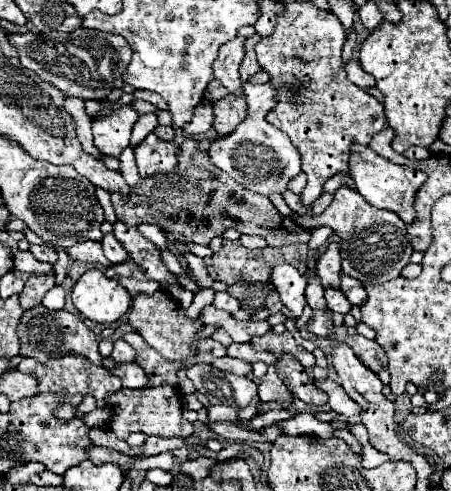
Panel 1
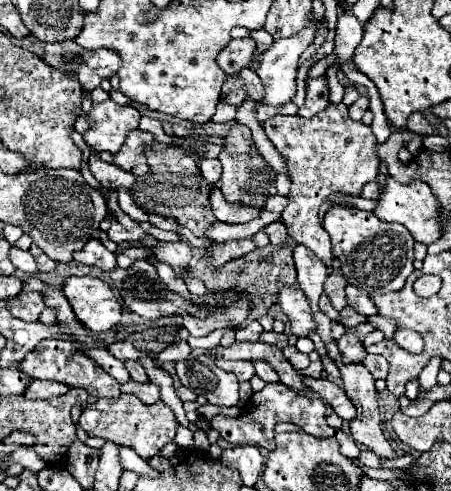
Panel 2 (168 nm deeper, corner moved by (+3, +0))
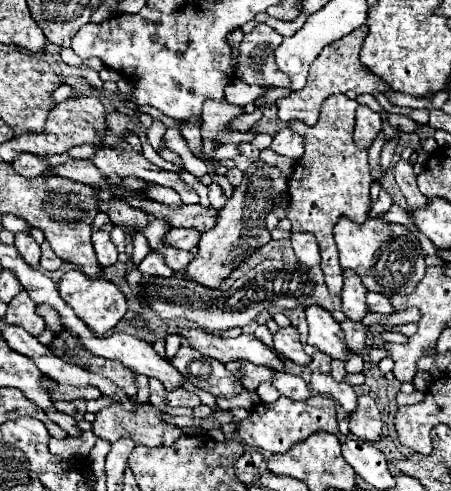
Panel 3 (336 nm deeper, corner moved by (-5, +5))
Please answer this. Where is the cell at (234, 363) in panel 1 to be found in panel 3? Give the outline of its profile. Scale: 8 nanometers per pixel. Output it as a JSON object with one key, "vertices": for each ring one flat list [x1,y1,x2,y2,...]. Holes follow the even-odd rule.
{"vertices":[[248,360,228,362,226,366,236,374,236,378,244,384,246,390,256,390,260,382,266,382,266,380,272,378,272,370,270,368,260,366,260,364,252,364]]}

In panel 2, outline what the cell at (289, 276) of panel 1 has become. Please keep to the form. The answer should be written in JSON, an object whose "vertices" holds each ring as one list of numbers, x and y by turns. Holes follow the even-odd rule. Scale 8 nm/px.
{"vertices":[[282,287,280,291,280,307,288,315,292,323,292,333,300,337,310,337,316,331,316,321,312,317,312,309,304,293,296,287]]}

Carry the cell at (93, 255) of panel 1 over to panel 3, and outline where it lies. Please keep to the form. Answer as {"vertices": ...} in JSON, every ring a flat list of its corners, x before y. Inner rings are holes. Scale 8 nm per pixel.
{"vertices":[[96,230,92,234,92,244,94,244,94,250,96,250,96,256,98,256,98,264,104,268,104,266,110,266,118,260,118,250,116,246,112,244,110,240,110,234,104,232,104,230]]}

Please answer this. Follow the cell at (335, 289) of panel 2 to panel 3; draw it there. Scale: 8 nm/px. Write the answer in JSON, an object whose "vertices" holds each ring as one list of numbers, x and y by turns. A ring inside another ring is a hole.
{"vertices":[[344,270,344,288,342,288,342,312,348,316,352,322,360,322,364,314,368,312,366,308,366,288,360,282,360,276,354,272]]}

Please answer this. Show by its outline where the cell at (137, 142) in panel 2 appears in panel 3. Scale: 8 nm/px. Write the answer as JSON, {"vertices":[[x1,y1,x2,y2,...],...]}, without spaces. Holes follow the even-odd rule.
{"vertices":[[128,142,118,144,116,148,98,148,92,158,92,164,100,168,104,176,110,174,118,174,124,178,134,176,134,178,142,178,178,190,184,204,196,204,200,200,195,190,182,182,180,176,176,176,176,172,168,172,154,166,140,152,136,152]]}

